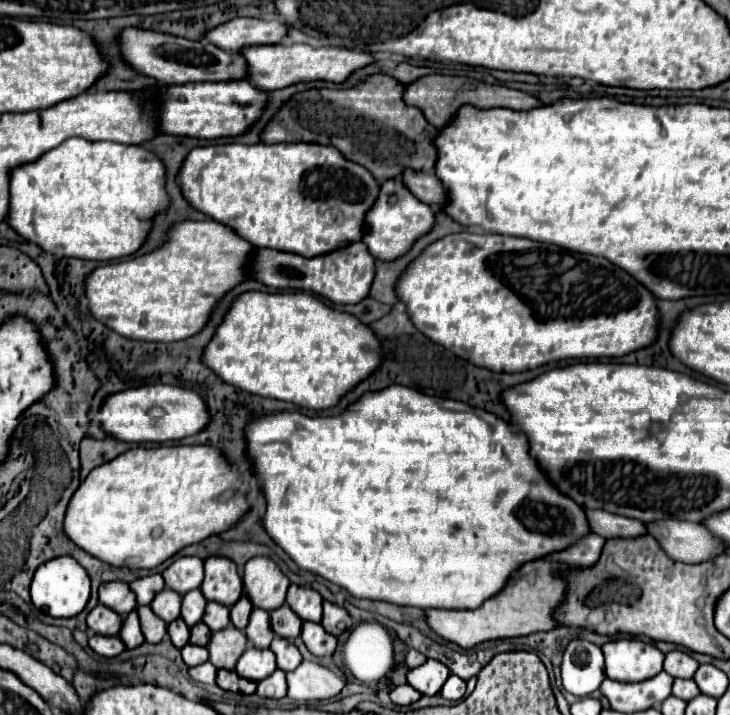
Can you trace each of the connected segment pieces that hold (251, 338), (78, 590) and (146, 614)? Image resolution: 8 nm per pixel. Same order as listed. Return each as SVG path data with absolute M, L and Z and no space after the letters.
M247 291L233 299L221 325L215 329L215 335L201 355L201 363L233 387L315 411L333 407L345 391L355 387L379 365L379 359L381 351L379 343L375 343L375 335L371 335L371 329L359 323L353 315L335 311L309 293L263 291Z
M71 557L51 559L35 571L31 583L31 601L37 609L41 609L41 605L47 605L47 613L51 617L75 617L85 609L87 599L89 599L87 573L83 571L83 567L79 567L79 563L73 563Z
M137 607L139 611L139 619L141 619L141 631L145 635L147 643L159 643L165 633L167 633L167 623L163 619L159 619L151 607Z

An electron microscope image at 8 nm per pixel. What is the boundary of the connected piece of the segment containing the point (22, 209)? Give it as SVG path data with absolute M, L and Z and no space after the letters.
M71 137L35 163L9 173L11 199L5 221L45 253L95 261L119 259L141 247L153 215L167 207L163 179L161 159L139 145Z

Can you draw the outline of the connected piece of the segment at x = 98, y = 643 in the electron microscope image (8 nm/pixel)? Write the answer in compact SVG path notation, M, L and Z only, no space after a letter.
M91 635L89 637L89 647L97 653L97 655L103 655L103 657L115 657L119 655L125 645L123 641L115 635L115 637L103 637L103 635Z

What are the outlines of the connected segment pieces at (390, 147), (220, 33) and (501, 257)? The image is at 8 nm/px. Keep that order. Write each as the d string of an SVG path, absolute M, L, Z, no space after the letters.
M369 75L365 81L351 89L307 89L295 93L291 99L287 99L281 109L275 113L275 117L267 123L267 127L261 131L263 143L319 143L319 145L333 145L343 153L345 159L363 165L375 179L395 179L401 177L403 169L415 169L423 173L431 173L431 163L435 163L435 147L433 139L437 135L437 129L427 123L423 113L417 107L409 107L403 103L403 85L395 81L389 75Z
M235 17L205 33L205 39L215 47L235 53L245 45L273 45L287 33L283 19L261 21L253 17Z
M453 233L443 239L437 239L429 247L425 247L415 261L403 269L399 279L395 281L395 293L399 301L405 303L407 313L413 321L413 325L427 335L431 341L443 345L451 353L459 355L461 359L467 359L469 363L475 363L477 367L487 367L491 371L505 371L505 373L517 373L517 371L527 371L535 369L539 365L551 363L551 361L561 361L561 359L581 359L581 357L621 357L627 355L635 349L647 347L649 343L655 341L655 325L657 325L657 307L655 307L655 297L641 285L637 283L629 273L623 269L615 267L603 257L593 257L593 255L583 255L583 253L573 253L567 249L561 249L557 245L531 241L523 237L511 237L511 235L493 235L493 233Z

